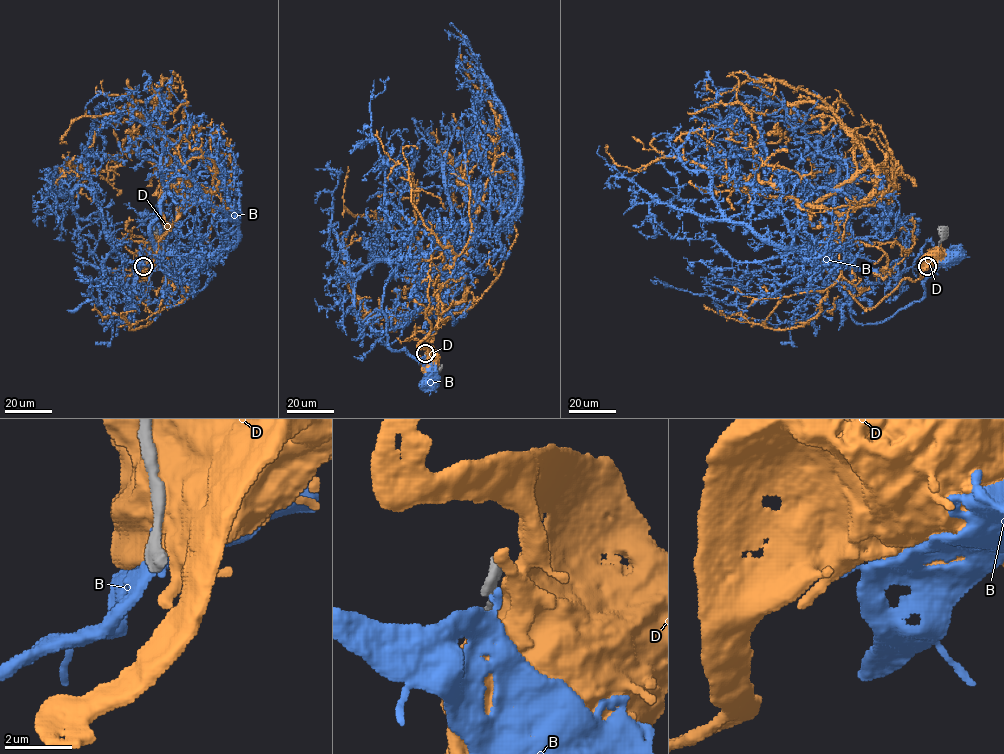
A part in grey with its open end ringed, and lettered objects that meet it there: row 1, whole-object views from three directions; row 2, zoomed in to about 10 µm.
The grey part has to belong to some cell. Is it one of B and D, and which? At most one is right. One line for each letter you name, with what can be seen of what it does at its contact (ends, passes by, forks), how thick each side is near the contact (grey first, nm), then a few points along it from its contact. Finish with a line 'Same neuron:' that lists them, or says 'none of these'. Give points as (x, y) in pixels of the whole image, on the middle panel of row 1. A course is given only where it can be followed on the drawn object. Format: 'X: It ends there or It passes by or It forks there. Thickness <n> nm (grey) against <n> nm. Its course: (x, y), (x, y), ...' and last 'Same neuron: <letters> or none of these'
Same neuron: none of these

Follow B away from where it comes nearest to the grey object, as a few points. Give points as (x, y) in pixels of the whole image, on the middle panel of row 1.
B: (425, 355), (429, 380)

